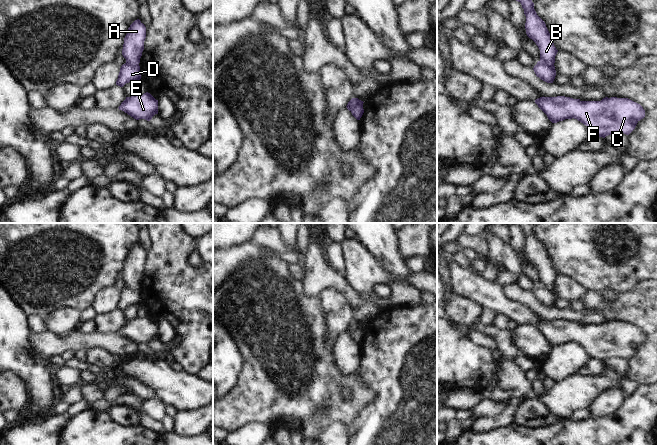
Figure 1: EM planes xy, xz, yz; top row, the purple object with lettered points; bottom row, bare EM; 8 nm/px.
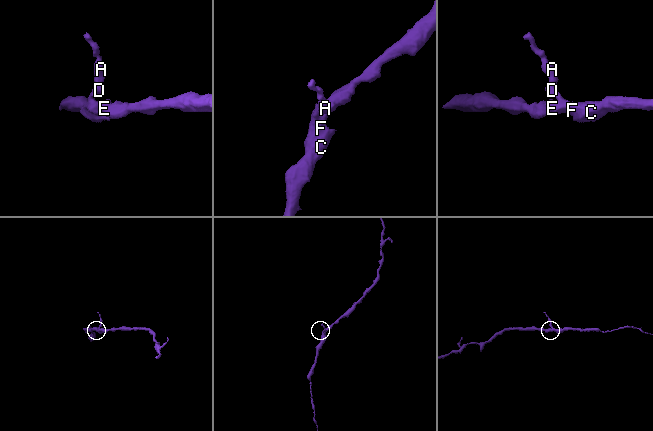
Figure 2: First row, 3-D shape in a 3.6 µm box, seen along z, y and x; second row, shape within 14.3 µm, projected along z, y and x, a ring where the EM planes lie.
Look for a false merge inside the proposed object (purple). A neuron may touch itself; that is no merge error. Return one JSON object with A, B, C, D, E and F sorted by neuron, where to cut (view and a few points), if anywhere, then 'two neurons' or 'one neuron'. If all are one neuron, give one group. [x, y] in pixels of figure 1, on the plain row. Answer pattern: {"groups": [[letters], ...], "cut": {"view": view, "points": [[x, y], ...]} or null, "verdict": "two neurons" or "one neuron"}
{"groups": [["A", "B"], ["C", "D", "E", "F"]], "cut": {"view": "yz", "points": [[540, 284], [548, 288], [555, 295]]}, "verdict": "two neurons"}

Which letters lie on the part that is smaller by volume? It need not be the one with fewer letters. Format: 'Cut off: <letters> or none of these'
Cut off: A, B

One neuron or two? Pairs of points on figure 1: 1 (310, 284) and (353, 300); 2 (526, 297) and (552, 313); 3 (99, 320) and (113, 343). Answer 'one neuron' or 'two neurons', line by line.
1: one neuron
2: one neuron
3: two neurons

